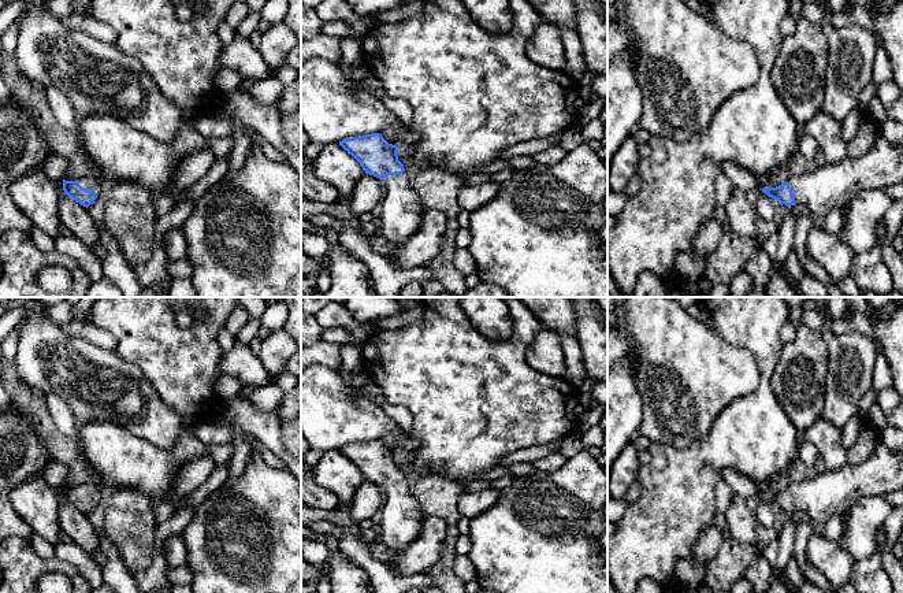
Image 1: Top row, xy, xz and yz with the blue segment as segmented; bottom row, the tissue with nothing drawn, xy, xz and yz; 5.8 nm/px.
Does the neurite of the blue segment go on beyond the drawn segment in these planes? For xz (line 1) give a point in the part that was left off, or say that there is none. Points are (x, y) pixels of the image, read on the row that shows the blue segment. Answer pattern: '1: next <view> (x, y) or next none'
1: next xz (401, 214)

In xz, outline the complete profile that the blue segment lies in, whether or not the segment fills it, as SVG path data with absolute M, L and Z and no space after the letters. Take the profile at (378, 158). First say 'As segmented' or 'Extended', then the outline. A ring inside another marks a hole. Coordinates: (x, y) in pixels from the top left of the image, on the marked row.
Extended. M379 133L346 138L339 141L339 145L360 163L365 174L379 178L383 184L382 214L379 218L383 229L382 240L394 247L391 253L386 256L389 260L400 244L416 234L426 208L412 188L412 181L406 175L404 164L398 160L397 145L389 144Z

